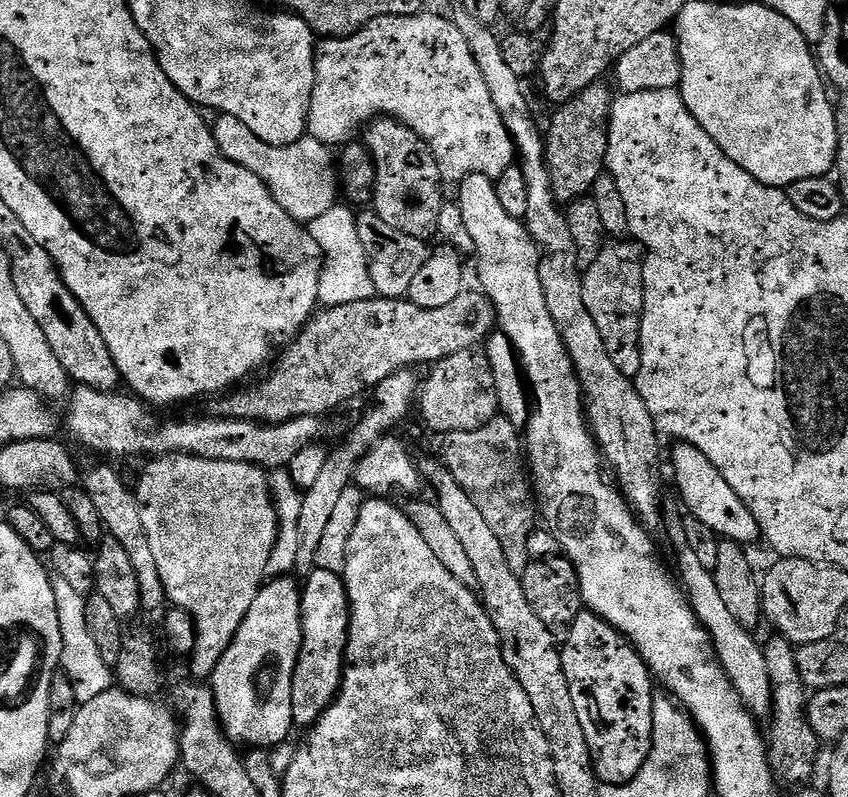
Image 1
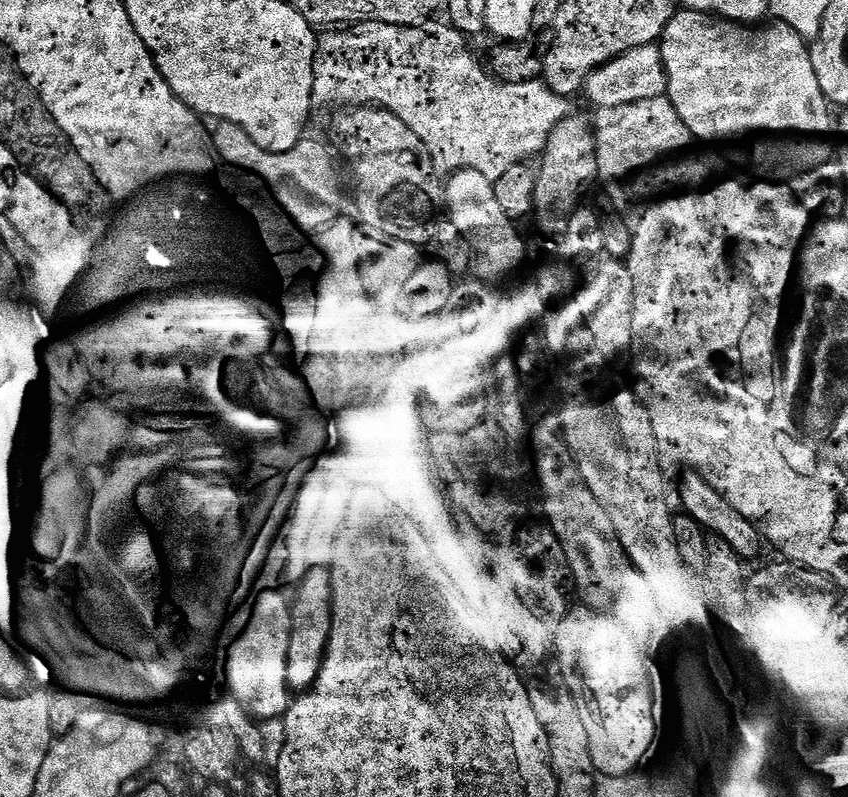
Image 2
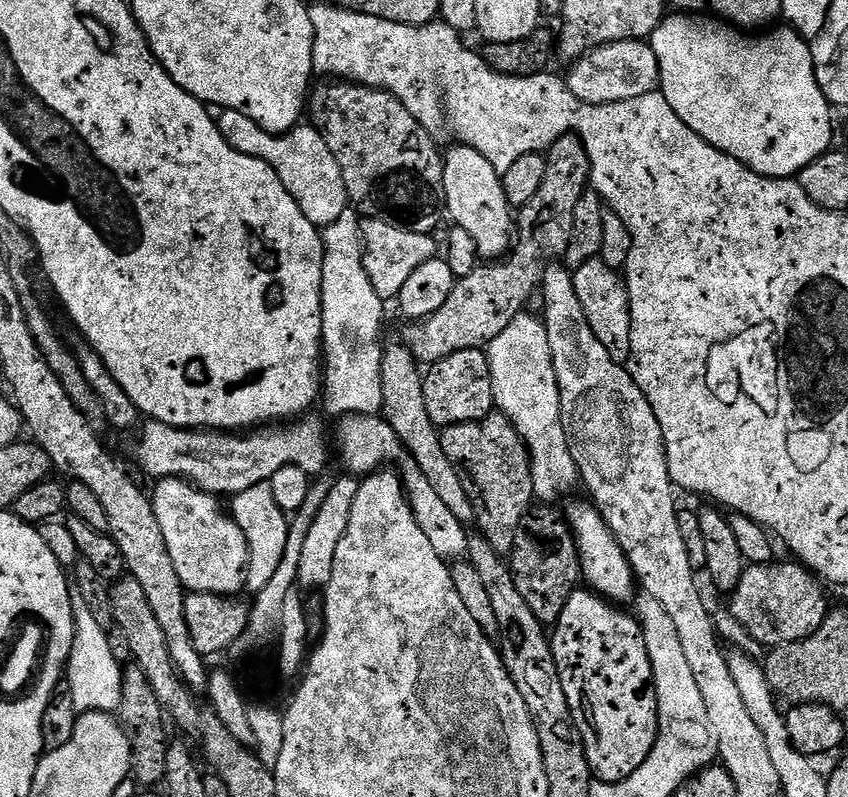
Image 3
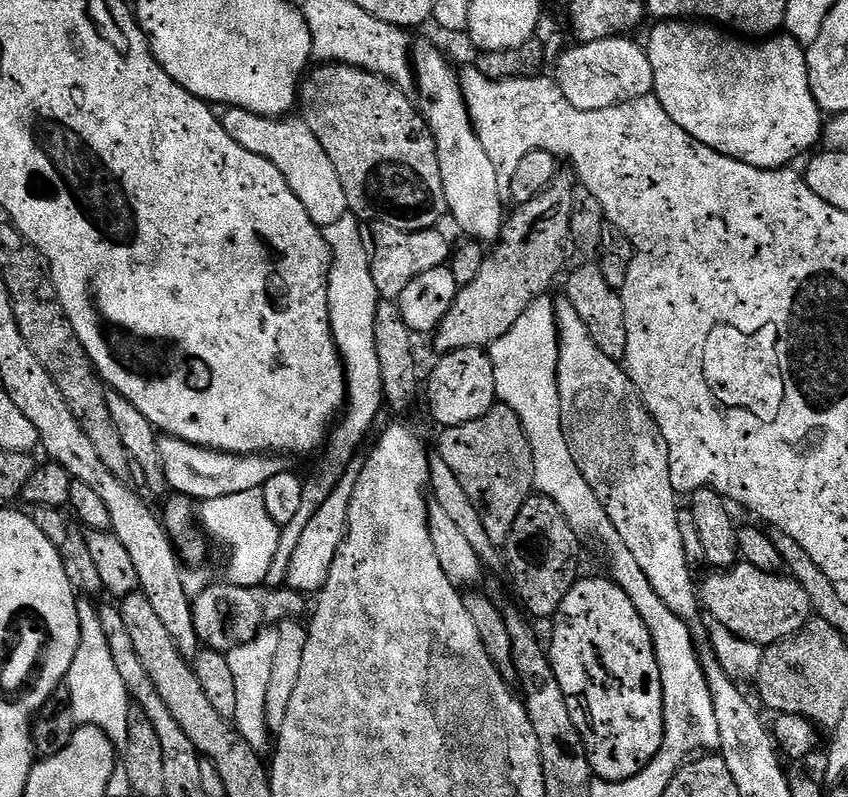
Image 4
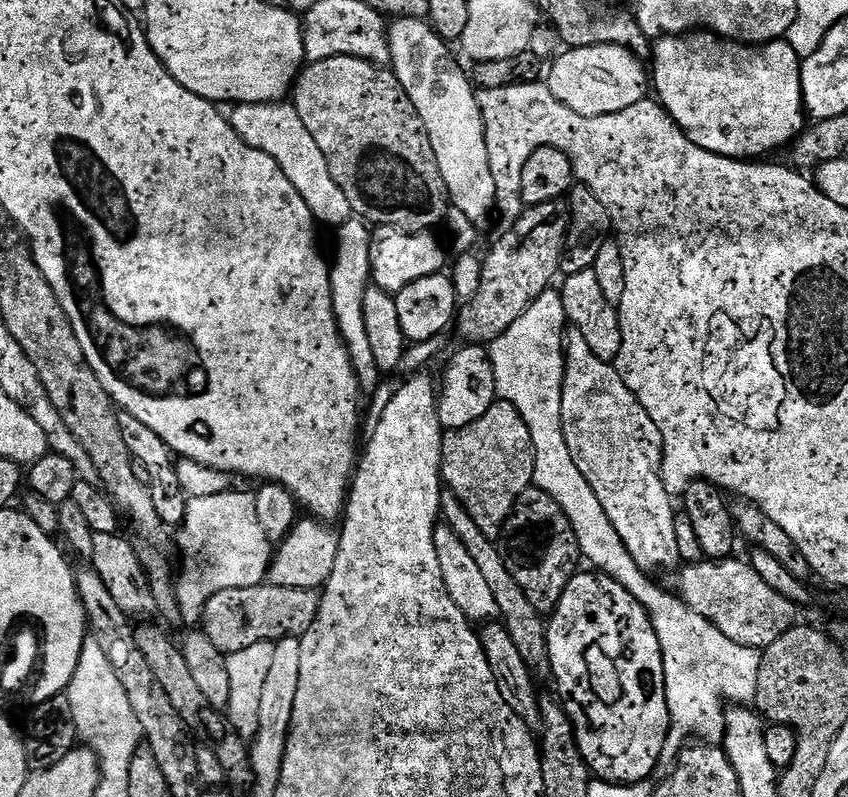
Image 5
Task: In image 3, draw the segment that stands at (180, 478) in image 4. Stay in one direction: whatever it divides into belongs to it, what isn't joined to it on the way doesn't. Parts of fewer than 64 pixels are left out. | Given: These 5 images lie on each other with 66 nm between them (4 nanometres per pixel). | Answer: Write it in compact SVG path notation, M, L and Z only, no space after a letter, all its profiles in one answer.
M148 420L146 426L148 429L145 430L144 437L141 438L140 445L136 448L137 462L157 481L179 477L217 498L224 498L224 496L231 498L242 490L250 490L250 486L267 484L272 476L278 474L278 470L282 470L284 466L302 469L310 478L316 478L327 471L326 436L320 432L316 424L300 424L297 428L290 429L289 432L279 432L276 429L279 427L272 426L267 429L269 432L265 436L256 436L260 434L209 434L204 430L175 428L157 420Z

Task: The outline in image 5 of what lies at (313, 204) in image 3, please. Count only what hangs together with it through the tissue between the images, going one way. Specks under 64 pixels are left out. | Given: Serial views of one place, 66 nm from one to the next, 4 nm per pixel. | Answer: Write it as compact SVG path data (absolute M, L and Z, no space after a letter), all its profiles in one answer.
M277 102L275 104L237 104L231 109L230 123L232 129L254 150L262 150L278 162L280 169L290 178L290 182L302 194L306 206L310 206L312 215L321 225L339 226L354 216L350 202L346 202L346 194L334 182L330 174L330 166L318 150L318 142L302 126L302 118L298 118L295 103Z

